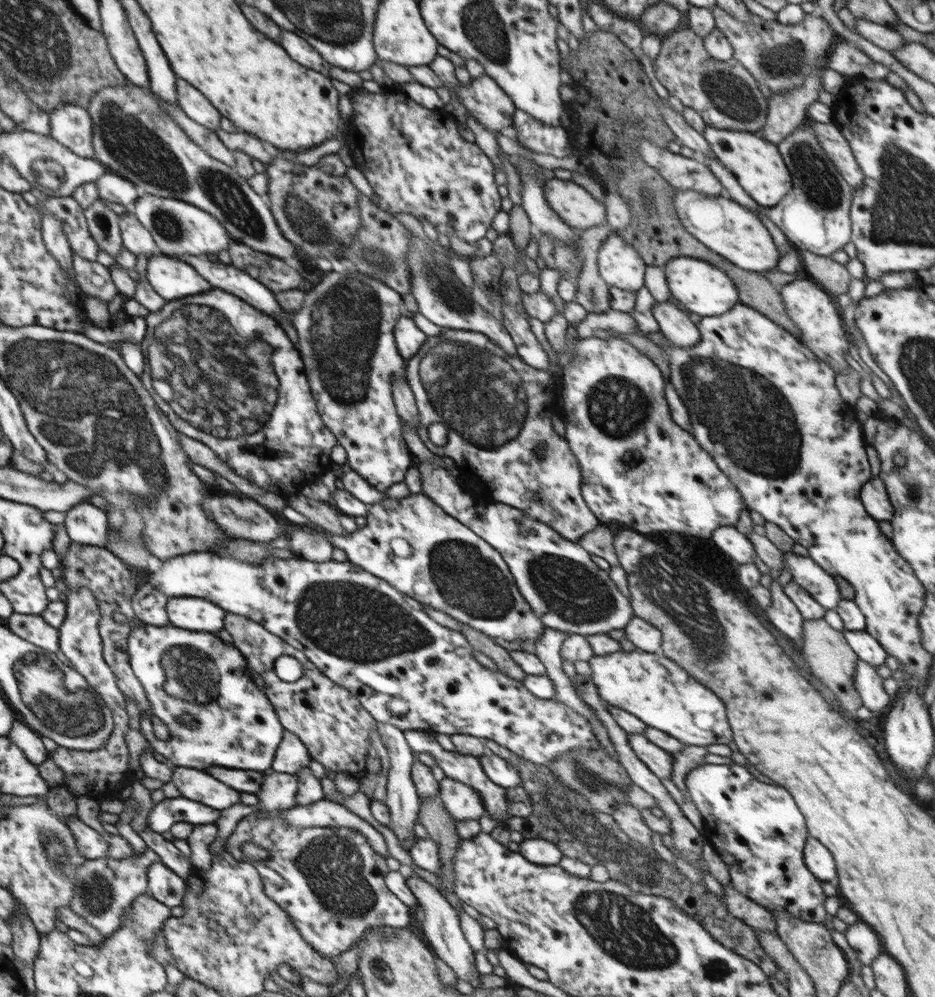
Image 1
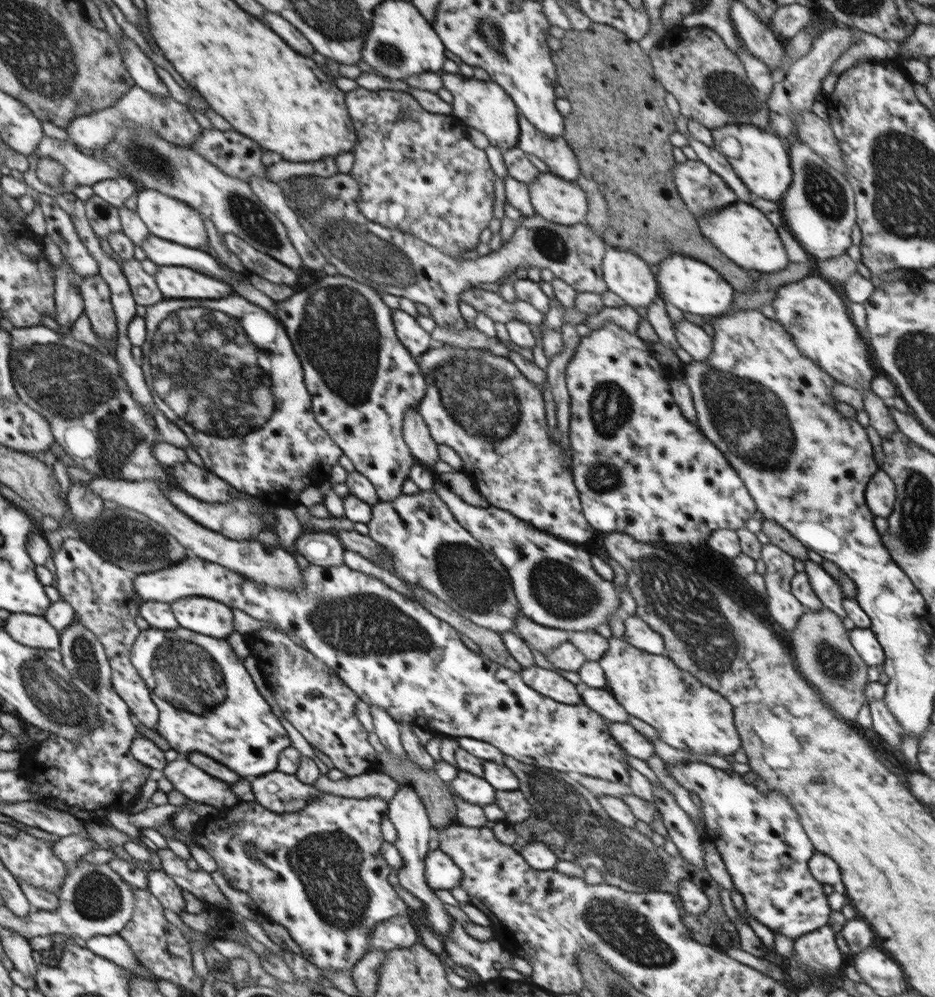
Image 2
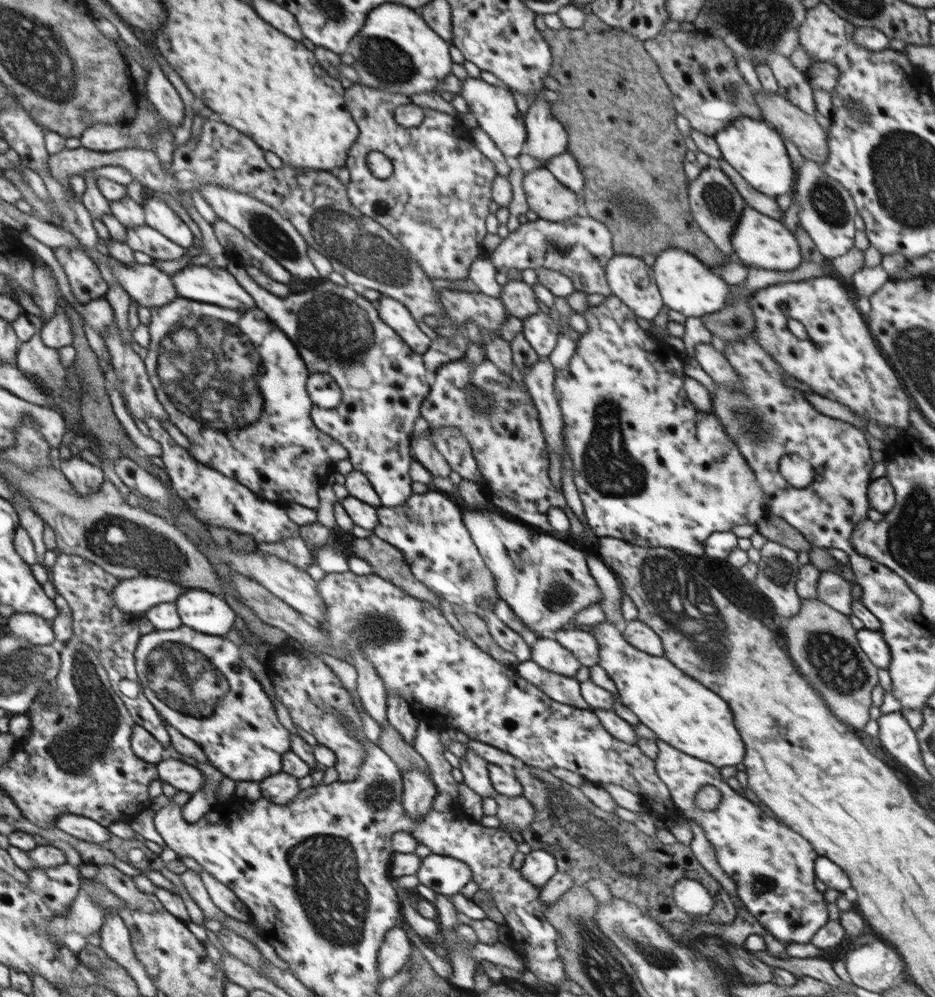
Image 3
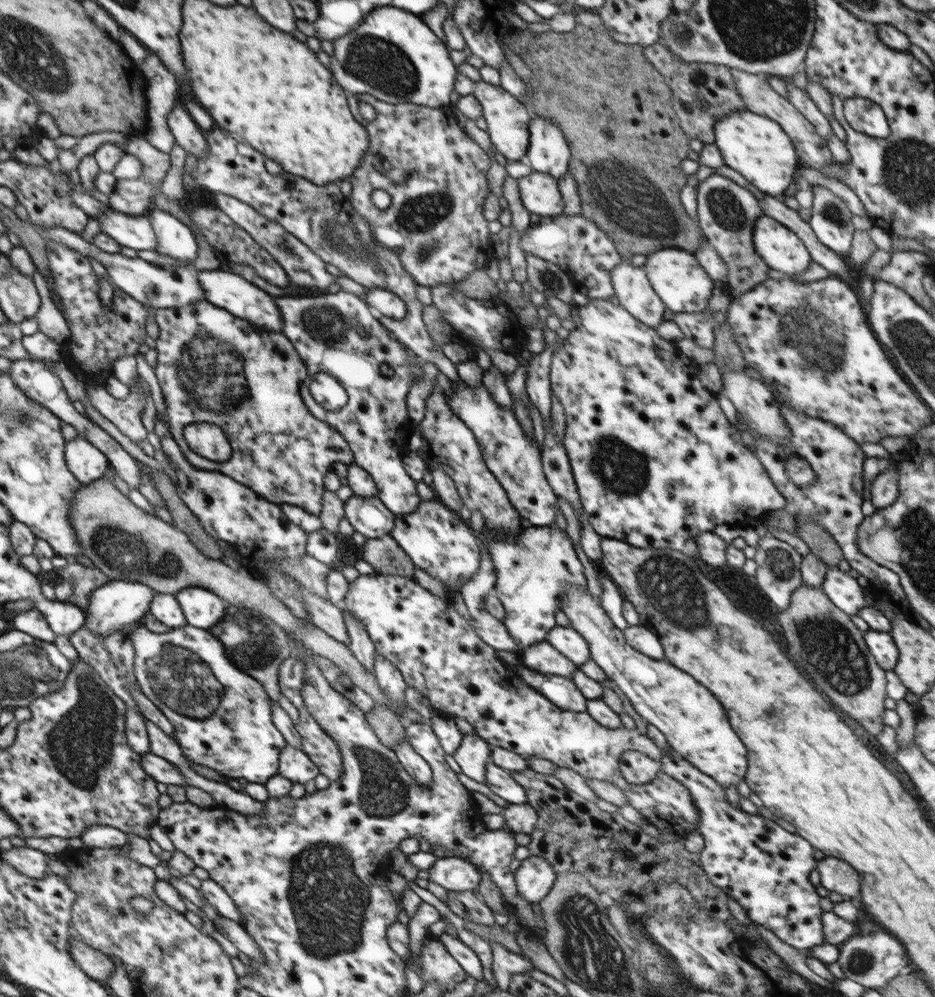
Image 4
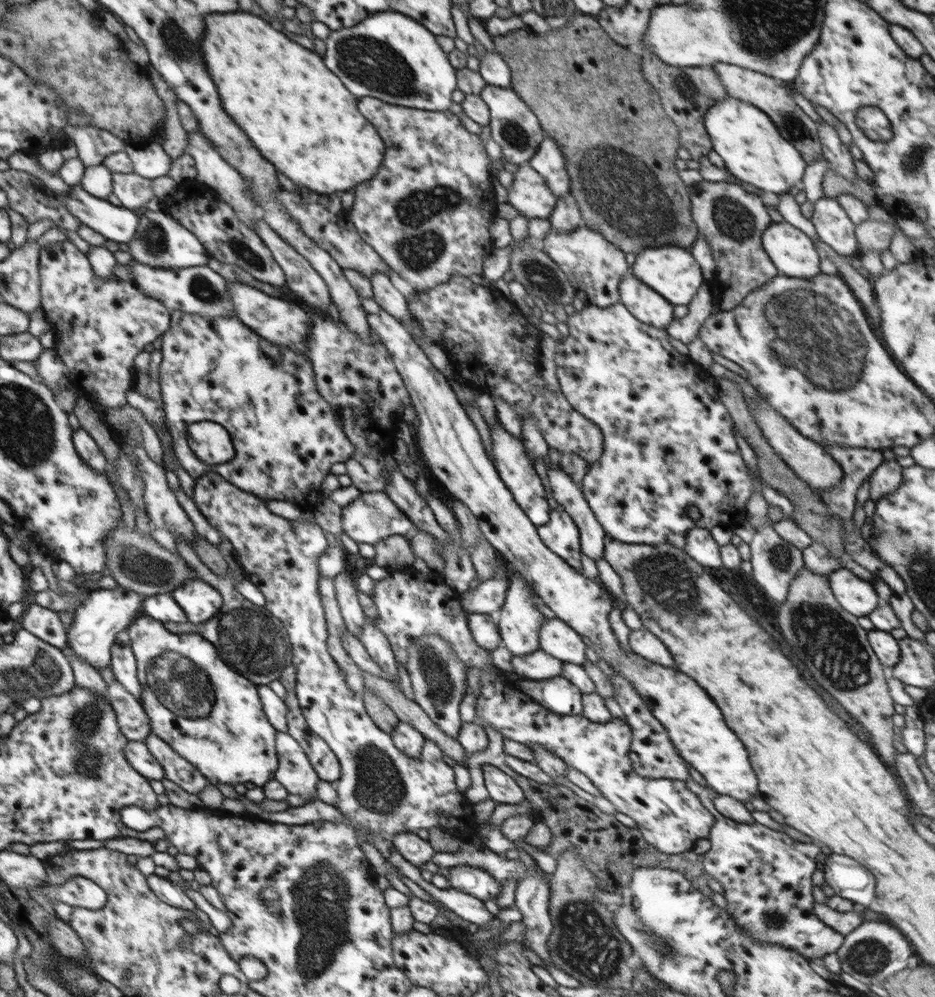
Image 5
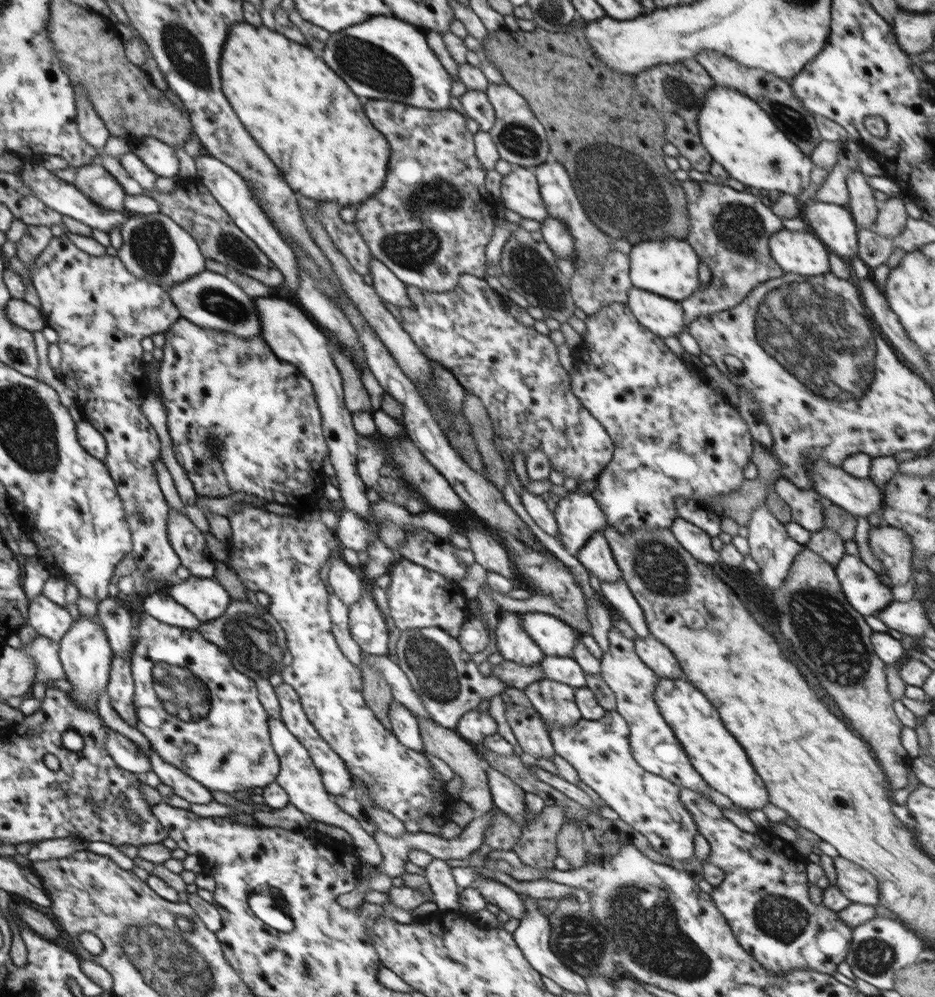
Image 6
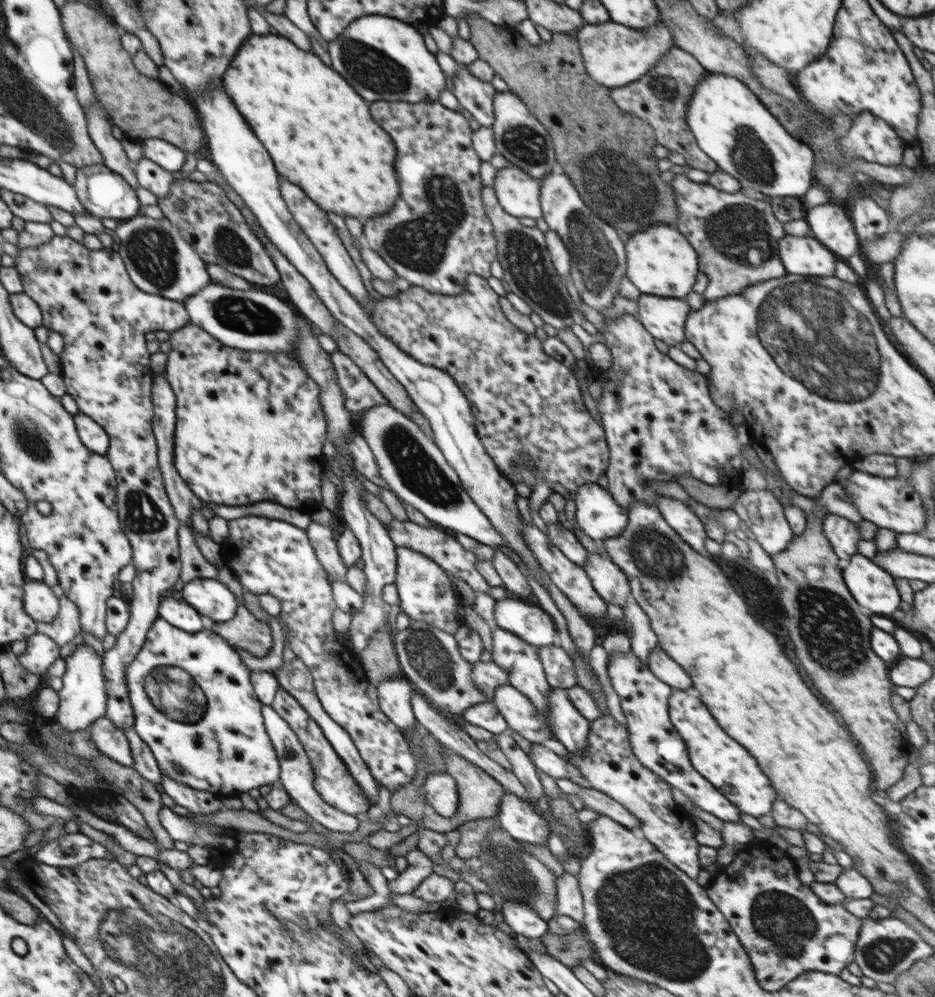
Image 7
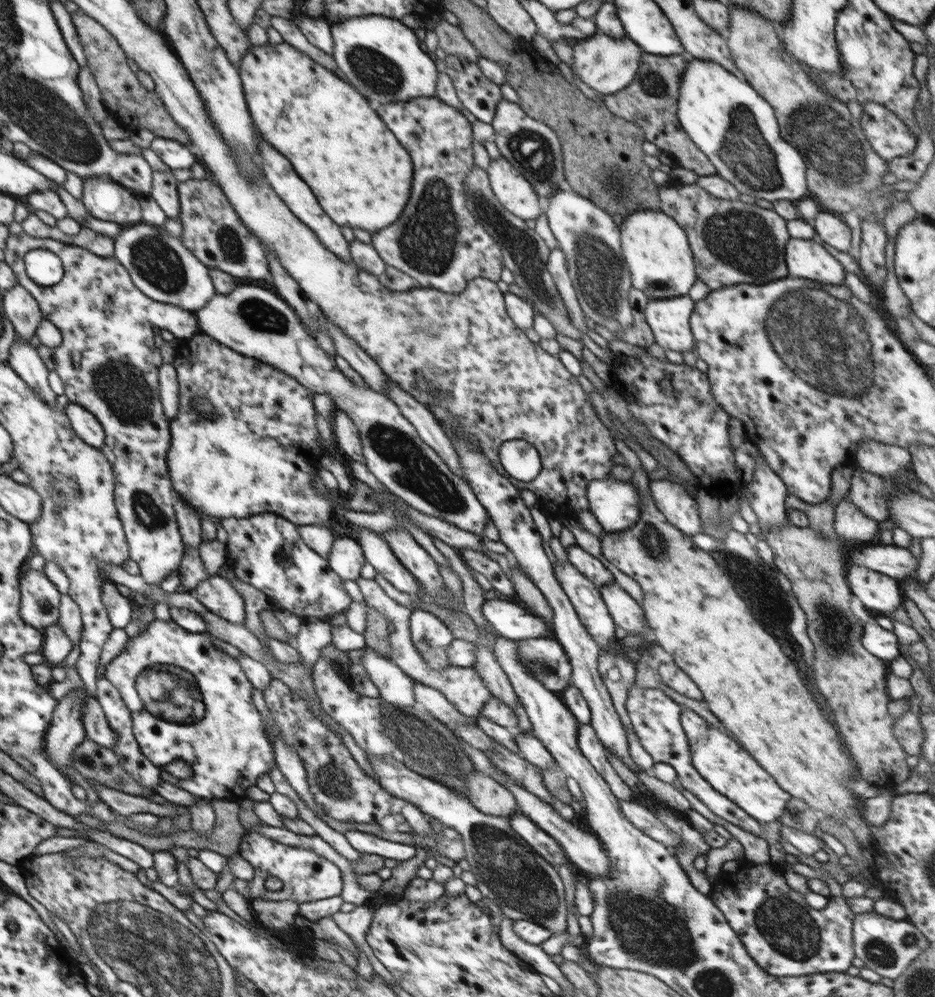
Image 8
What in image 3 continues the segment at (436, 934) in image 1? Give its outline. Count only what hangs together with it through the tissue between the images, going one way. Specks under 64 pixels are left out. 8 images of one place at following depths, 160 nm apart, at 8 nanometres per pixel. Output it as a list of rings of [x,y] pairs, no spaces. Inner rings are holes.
[[[419,768],[404,771],[401,775],[403,790],[400,804],[414,820],[418,820],[431,809],[437,788],[429,774]]]

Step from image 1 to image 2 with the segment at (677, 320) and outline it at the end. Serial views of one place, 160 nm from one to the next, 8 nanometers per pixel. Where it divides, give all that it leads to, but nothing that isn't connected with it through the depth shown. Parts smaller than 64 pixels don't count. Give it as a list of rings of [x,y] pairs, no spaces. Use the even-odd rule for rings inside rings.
[[[687,320],[672,324],[675,336],[680,346],[692,356],[694,360],[702,362],[709,358],[713,351],[713,338],[706,335],[700,326],[691,324]]]

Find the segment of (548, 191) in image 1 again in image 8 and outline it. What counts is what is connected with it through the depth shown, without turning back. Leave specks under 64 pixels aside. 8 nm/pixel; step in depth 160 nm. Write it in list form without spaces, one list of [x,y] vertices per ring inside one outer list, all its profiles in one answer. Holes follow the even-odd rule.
[[[504,157],[491,159],[487,174],[494,194],[514,216],[535,220],[542,213],[534,187]]]

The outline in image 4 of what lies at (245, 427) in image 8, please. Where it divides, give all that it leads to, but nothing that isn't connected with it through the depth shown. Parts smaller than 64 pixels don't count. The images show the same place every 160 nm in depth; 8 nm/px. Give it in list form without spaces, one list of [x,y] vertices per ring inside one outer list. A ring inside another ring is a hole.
[[[195,302],[180,308],[155,309],[153,317],[160,330],[158,339],[155,341],[157,365],[154,370],[166,404],[172,440],[176,441],[185,459],[201,471],[221,472],[277,505],[293,504],[310,514],[319,516],[325,491],[324,477],[332,470],[334,463],[343,462],[347,465],[354,463],[354,455],[344,437],[326,421],[318,420],[318,417],[309,411],[308,402],[306,404],[302,402],[300,384],[304,382],[304,378],[307,381],[310,376],[307,366],[288,337],[283,332],[273,330],[264,332],[258,328],[250,328],[246,320],[238,320],[230,312],[210,302],[198,302],[198,304]],[[204,336],[212,336],[212,338],[204,338]],[[217,340],[221,343],[218,344]],[[235,350],[238,350],[242,356]],[[224,357],[237,357],[238,360],[244,360],[244,373],[243,370],[239,370],[237,374],[228,372],[229,368],[226,367],[228,364]],[[188,371],[193,371],[195,375],[189,376]],[[228,384],[232,385],[231,389]],[[247,391],[248,396],[246,396]],[[241,400],[242,402],[238,402]],[[199,422],[217,424],[224,431],[232,449],[228,460],[214,462],[190,450],[183,430],[185,426]]]

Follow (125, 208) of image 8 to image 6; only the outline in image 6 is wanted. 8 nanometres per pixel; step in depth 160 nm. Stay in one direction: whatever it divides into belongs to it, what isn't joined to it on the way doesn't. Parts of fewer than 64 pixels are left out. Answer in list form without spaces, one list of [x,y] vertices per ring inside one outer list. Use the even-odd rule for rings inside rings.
[[[90,163],[78,167],[74,187],[88,200],[100,208],[114,212],[124,212],[127,194],[118,184],[118,180],[109,174],[101,165]]]

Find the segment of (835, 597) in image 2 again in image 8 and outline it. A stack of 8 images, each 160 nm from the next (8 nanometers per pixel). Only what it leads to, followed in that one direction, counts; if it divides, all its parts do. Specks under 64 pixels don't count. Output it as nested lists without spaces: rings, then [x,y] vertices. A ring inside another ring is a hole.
[[[849,566],[845,576],[852,595],[860,598],[868,610],[888,614],[906,599],[900,582],[869,568]]]

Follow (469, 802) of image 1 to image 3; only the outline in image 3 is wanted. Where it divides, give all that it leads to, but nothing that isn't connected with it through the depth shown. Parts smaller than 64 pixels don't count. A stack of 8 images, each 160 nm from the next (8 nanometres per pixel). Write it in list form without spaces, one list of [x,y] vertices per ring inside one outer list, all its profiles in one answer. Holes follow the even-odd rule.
[[[466,745],[466,754],[460,758],[460,770],[466,783],[480,798],[494,797],[496,792],[489,777],[487,762]]]

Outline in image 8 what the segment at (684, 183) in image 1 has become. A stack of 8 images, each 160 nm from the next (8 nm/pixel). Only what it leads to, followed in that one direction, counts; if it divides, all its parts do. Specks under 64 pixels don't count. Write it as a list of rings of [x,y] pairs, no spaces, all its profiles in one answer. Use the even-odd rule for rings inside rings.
[[[693,185],[660,187],[660,210],[671,216],[685,231],[695,264],[697,280],[708,285],[711,291],[733,284],[768,284],[789,276],[784,264],[784,246],[788,242],[786,221],[774,209],[762,208],[736,200],[716,198],[706,190]]]

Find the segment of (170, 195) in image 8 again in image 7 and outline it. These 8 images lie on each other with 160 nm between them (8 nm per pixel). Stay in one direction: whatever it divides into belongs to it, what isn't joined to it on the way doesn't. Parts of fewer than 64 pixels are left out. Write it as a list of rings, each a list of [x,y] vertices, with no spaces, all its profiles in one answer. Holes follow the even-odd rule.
[[[144,156],[136,164],[132,164],[132,168],[139,187],[146,188],[157,198],[167,197],[175,181],[172,172],[160,168],[158,164]]]

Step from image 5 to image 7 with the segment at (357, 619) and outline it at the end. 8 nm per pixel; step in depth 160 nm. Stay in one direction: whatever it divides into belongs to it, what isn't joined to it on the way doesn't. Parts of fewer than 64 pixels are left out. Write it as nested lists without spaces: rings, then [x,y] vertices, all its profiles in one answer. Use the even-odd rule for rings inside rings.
[[[312,521],[306,530],[306,535],[308,535],[310,545],[316,551],[318,561],[327,574],[331,578],[339,579],[340,582],[346,582],[349,568],[344,565],[344,561],[340,557],[337,541],[334,540],[332,530],[327,526]]]

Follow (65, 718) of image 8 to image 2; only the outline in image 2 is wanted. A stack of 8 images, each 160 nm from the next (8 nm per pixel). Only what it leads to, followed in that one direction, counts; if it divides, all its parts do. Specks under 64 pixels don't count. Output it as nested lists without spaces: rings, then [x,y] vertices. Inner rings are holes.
[[[189,554],[186,556],[184,561],[180,561],[158,571],[136,575],[133,577],[133,580],[134,593],[136,593],[136,597],[140,597],[143,602],[156,600],[156,602],[162,603],[170,602],[170,605],[172,605],[174,600],[184,598],[184,596],[206,596],[206,598],[220,600],[222,604],[230,606],[230,608],[239,608],[240,610],[246,612],[246,614],[252,616],[252,618],[256,618],[256,620],[272,622],[277,624],[280,628],[282,628],[282,630],[290,630],[292,634],[296,634],[297,637],[300,637],[304,641],[304,648],[306,648],[312,656],[316,656],[316,658],[318,658],[324,666],[327,666],[330,671],[338,675],[339,678],[348,685],[348,688],[351,688],[357,694],[358,698],[370,705],[380,705],[390,713],[390,716],[396,722],[412,723],[416,728],[421,727],[422,730],[424,730],[424,732],[429,736],[441,735],[443,737],[451,738],[475,738],[476,740],[482,740],[482,742],[492,744],[492,746],[499,748],[505,756],[511,756],[524,764],[558,770],[571,775],[590,775],[594,778],[601,778],[602,780],[629,784],[629,765],[628,760],[626,759],[626,753],[624,753],[625,750],[616,742],[616,740],[614,740],[614,737],[611,736],[607,721],[601,717],[600,714],[594,712],[589,706],[586,706],[583,702],[580,704],[564,704],[554,700],[553,698],[544,696],[537,690],[530,688],[529,685],[522,680],[519,672],[491,662],[485,655],[472,652],[472,650],[469,650],[467,646],[462,643],[460,635],[458,635],[459,632],[455,628],[452,628],[450,624],[440,620],[437,616],[428,612],[428,610],[426,610],[426,608],[422,605],[396,592],[396,590],[393,590],[390,586],[387,586],[376,577],[352,570],[345,565],[330,567],[310,565],[303,570],[302,578],[304,578],[304,587],[302,587],[302,589],[281,591],[276,587],[262,585],[250,579],[246,579],[244,576],[234,573],[232,570],[226,569],[220,564],[196,558]]]

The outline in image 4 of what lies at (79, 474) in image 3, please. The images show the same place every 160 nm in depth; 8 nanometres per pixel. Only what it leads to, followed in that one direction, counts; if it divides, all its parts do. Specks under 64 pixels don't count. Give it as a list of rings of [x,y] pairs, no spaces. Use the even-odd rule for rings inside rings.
[[[78,436],[65,443],[65,459],[68,468],[83,485],[98,480],[110,465],[103,452]]]

